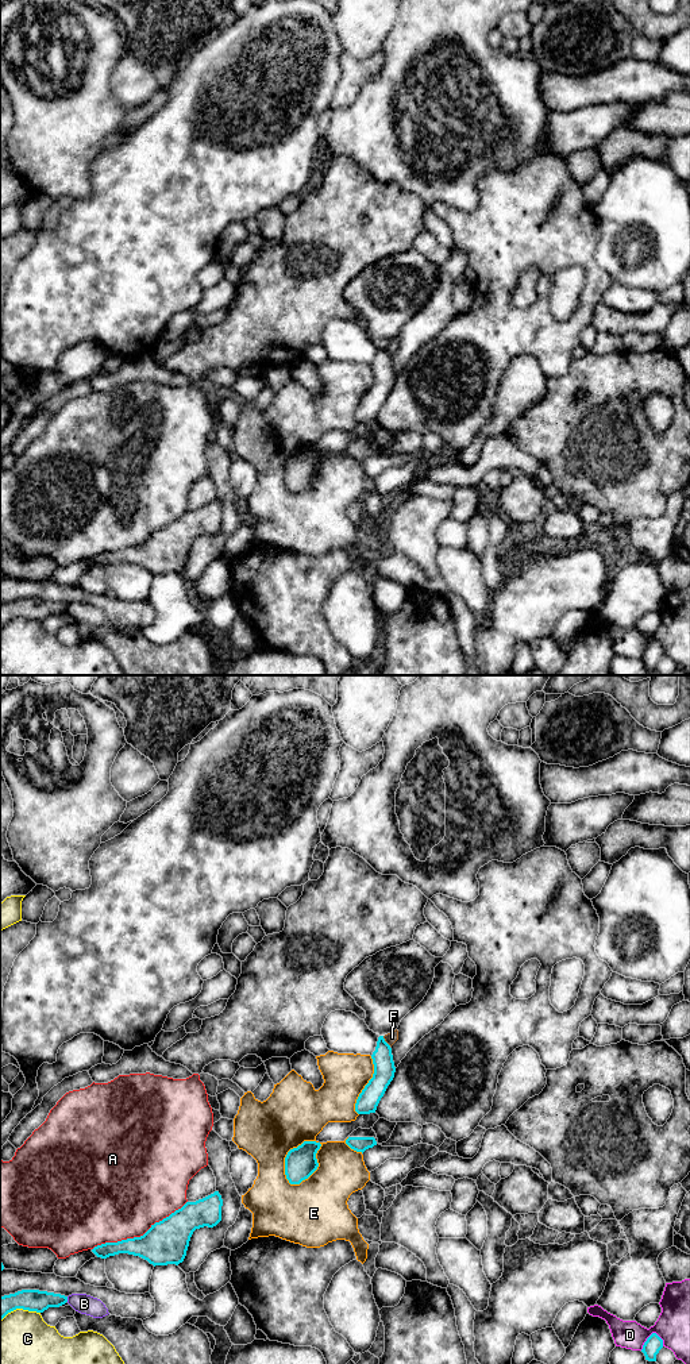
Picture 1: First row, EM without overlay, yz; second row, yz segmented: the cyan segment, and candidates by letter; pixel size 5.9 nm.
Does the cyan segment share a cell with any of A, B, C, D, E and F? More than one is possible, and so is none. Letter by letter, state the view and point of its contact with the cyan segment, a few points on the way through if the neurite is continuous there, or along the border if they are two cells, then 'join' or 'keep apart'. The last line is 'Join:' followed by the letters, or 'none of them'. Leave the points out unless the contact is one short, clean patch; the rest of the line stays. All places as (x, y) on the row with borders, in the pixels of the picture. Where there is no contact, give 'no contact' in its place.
A: meets cyan in yz at (141, 1236); keep apart
B: meets cyan in yz at (66, 1299); keep apart
C: meets cyan in yz at (19, 1307); keep apart
D: meets cyan in yz at (650, 1336); keep apart
E: meets cyan in yz at (315, 1170); keep apart
F: meets cyan in yz at (385, 1041); border along yz (382, 1036), (390, 1045); keep apart
Join: none of them

